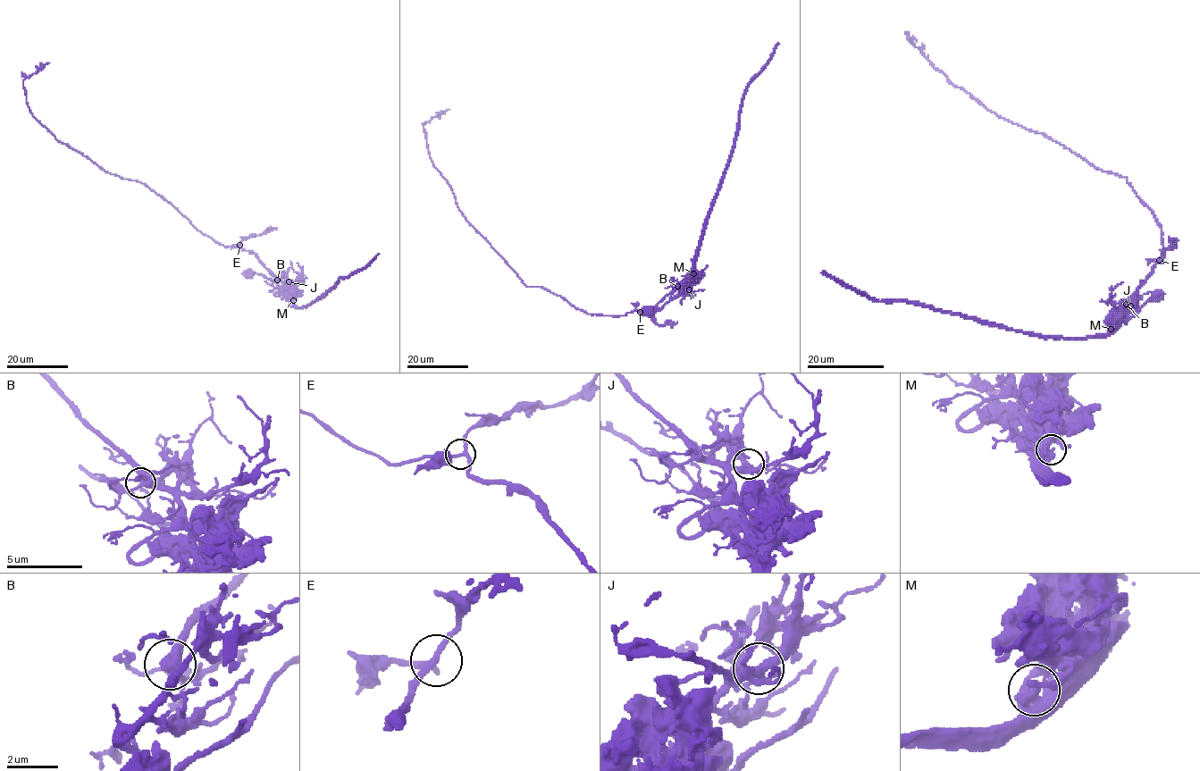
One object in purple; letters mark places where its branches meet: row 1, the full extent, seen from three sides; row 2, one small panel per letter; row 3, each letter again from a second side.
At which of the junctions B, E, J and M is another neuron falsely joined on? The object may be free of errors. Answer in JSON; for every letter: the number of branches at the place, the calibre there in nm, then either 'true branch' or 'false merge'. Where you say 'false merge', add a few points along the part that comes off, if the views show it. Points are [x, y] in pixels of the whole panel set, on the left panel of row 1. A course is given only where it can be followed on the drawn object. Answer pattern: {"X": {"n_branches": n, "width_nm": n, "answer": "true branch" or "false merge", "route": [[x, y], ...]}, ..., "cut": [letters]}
{"B": {"n_branches": 3, "width_nm": 400, "answer": "true branch"}, "E": {"n_branches": 3, "width_nm": 240, "answer": "true branch"}, "J": {"n_branches": 5, "width_nm": 320, "answer": "true branch"}, "M": {"n_branches": 1, "width_nm": 700, "answer": "false merge", "route": [[293, 299], [254, 253], [204, 235], [143, 184], [105, 171], [58, 141], [33, 116], [23, 80], [48, 62]]}, "cut": ["M"]}

